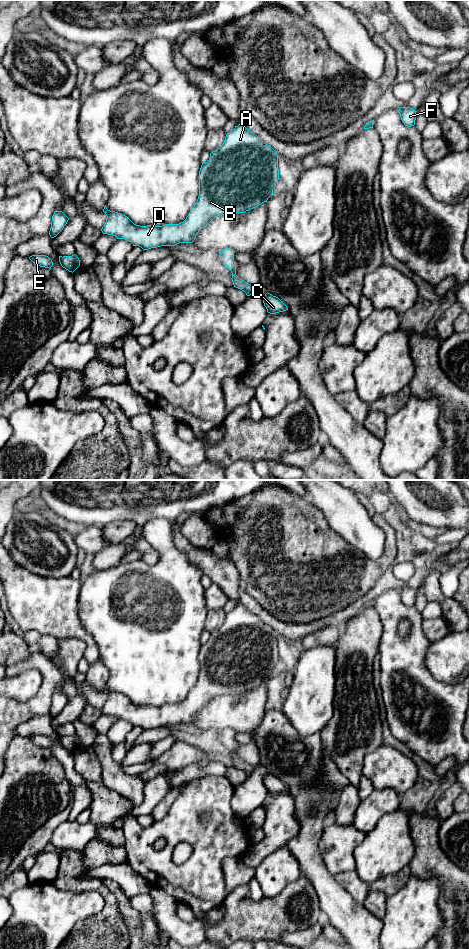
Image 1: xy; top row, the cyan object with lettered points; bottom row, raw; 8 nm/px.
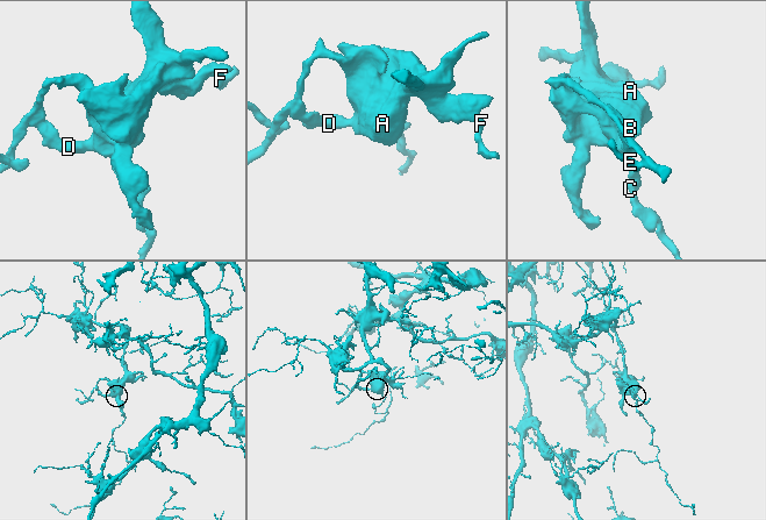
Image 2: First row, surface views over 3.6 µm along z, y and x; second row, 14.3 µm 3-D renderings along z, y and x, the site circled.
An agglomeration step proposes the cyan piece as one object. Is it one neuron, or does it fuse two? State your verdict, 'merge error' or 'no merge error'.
no merge error

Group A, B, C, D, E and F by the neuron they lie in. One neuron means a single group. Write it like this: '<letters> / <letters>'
A B C D E F

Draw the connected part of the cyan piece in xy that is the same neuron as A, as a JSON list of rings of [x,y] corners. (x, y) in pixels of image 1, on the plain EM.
[[[239,604],[226,614],[220,628],[210,633],[207,642],[203,642],[199,651],[199,676],[186,699],[179,704],[162,706],[140,706],[127,696],[107,689],[103,692],[107,699],[102,707],[103,714],[125,719],[143,730],[161,726],[175,726],[179,723],[192,723],[197,713],[206,707],[215,697],[230,693],[245,693],[258,687],[273,675],[273,669],[279,660],[278,635],[255,613]]]

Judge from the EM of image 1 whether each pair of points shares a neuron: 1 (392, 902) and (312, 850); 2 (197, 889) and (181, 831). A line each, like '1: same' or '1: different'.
1: different
2: same

